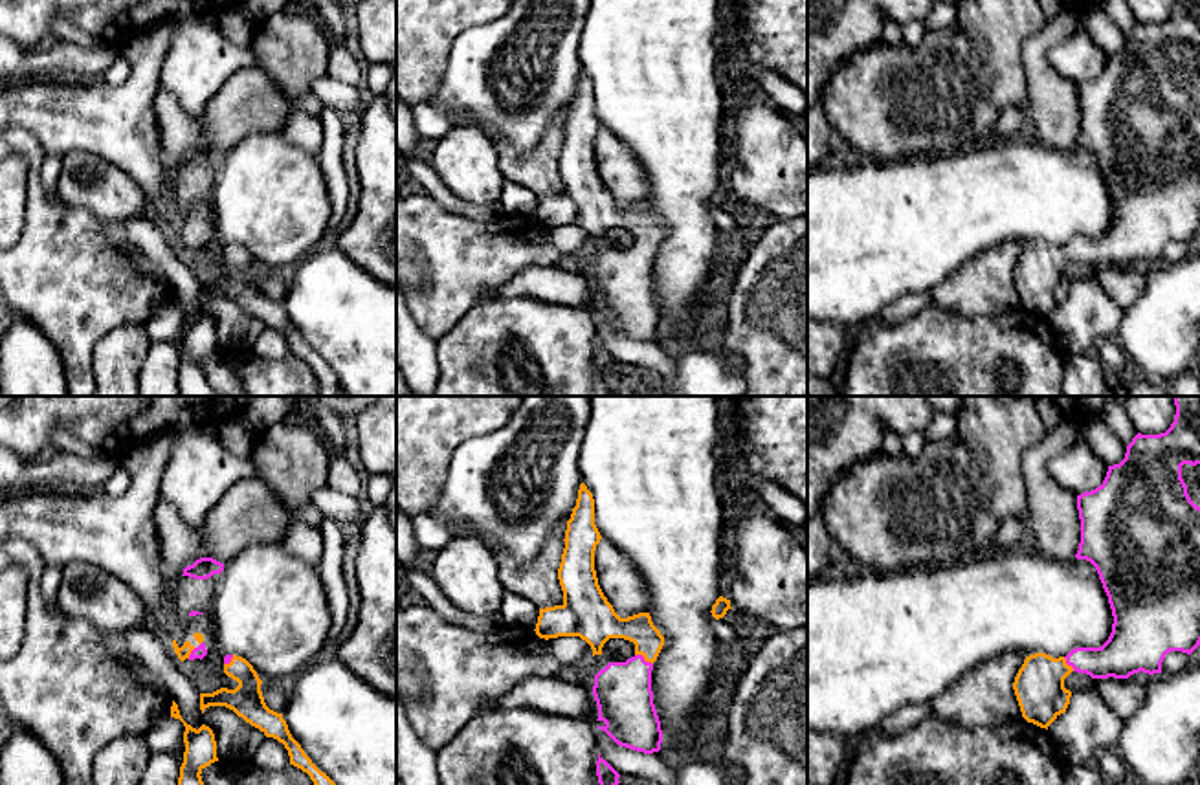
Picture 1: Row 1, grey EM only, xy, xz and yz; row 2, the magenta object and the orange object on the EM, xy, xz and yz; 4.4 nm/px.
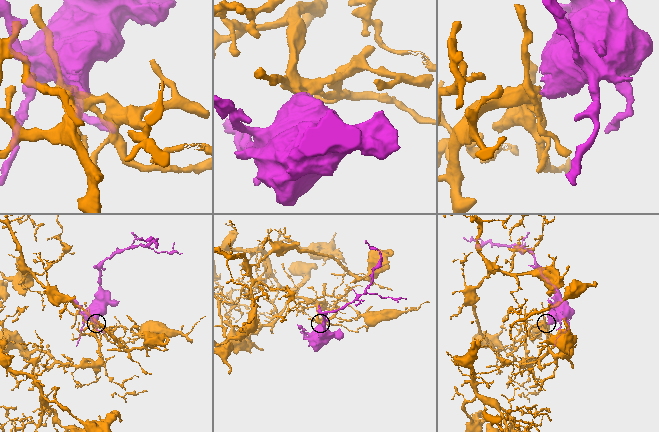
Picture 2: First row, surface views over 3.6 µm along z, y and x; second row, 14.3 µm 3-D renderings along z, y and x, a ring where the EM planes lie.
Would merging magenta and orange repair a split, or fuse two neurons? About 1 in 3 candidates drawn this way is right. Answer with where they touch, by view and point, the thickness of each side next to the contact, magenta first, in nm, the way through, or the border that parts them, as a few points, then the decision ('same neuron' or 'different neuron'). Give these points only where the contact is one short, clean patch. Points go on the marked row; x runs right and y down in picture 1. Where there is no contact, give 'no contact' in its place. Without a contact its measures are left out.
meets magenta in xz at (643, 659); 260 nm thick on the magenta side, 170 nm on the other; runs through xz (622, 690), (643, 659), (626, 628), (599, 622); same neuron

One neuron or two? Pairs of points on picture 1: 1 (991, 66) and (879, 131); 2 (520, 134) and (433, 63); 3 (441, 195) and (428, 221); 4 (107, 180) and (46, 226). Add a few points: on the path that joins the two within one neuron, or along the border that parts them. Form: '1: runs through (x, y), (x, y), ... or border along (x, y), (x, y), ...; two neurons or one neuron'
1: runs through (964, 77), (938, 99), (907, 103); one neuron
2: border along (461, 32), (439, 90), (415, 103); two neurons
3: border along (426, 193), (452, 213), (476, 221); two neurons
4: border along (61, 200), (88, 210), (111, 224); two neurons

